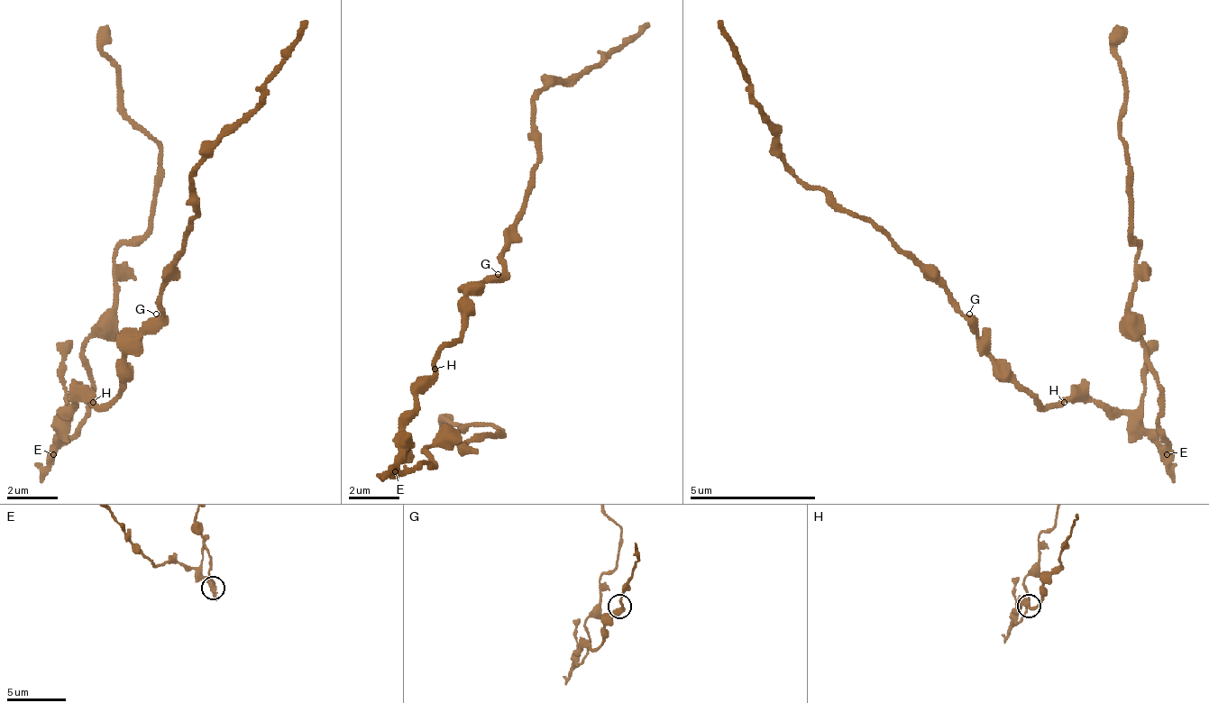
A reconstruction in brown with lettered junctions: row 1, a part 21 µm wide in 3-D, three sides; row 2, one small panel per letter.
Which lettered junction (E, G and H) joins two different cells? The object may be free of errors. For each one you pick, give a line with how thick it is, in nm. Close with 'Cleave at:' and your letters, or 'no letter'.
E: Thickness 320 nm
Cleave at: E

